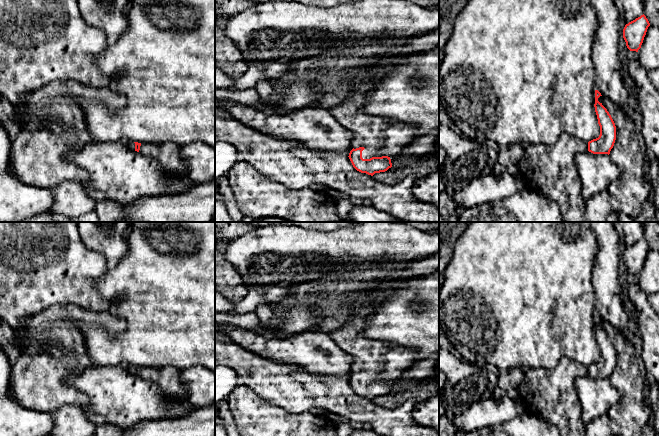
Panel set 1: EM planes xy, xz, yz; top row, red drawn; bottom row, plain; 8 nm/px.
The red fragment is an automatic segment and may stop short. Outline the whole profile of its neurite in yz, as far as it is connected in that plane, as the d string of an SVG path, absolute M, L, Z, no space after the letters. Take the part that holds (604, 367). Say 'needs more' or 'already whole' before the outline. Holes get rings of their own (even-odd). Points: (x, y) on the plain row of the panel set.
needs more | M595 314L595 336L600 350L598 362L589 366L579 364L573 359L563 357L552 370L544 368L524 369L524 380L519 384L519 400L525 412L540 417L555 425L561 436L586 436L587 425L582 420L582 406L575 385L577 377L610 378L616 364L616 350L607 333L598 325L602 320Z

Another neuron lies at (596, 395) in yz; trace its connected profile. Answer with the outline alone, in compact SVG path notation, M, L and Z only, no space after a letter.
M577 377L575 385L582 406L582 420L587 425L607 414L620 400L618 391L608 378Z

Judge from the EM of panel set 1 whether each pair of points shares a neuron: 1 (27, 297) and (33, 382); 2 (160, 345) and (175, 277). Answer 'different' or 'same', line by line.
1: different
2: same

